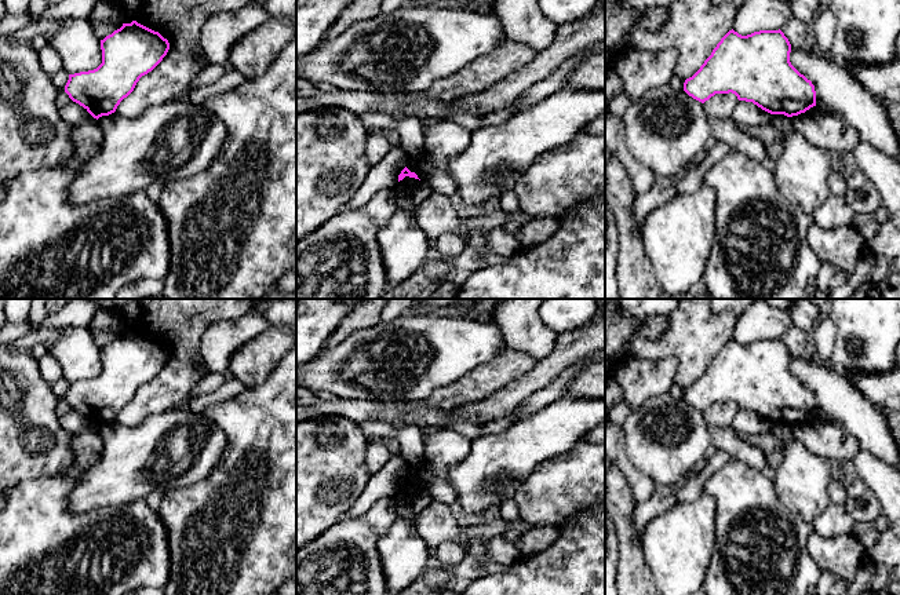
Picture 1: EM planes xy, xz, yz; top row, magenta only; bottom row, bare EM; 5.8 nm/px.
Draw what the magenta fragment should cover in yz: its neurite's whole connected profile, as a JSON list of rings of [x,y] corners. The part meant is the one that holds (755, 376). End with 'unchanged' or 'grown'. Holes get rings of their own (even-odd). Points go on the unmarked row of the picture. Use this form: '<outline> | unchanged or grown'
[[[729,339],[700,377],[684,391],[684,399],[704,412],[715,402],[735,402],[739,409],[753,410],[770,423],[787,426],[816,415],[816,399],[810,388],[790,370],[791,353],[779,339],[759,339],[742,344]]] | unchanged

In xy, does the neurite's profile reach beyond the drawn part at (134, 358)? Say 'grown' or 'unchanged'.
unchanged

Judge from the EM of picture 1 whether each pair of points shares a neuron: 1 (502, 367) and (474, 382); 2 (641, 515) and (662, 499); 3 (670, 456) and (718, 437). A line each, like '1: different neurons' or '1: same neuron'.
1: same neuron
2: same neuron
3: different neurons

